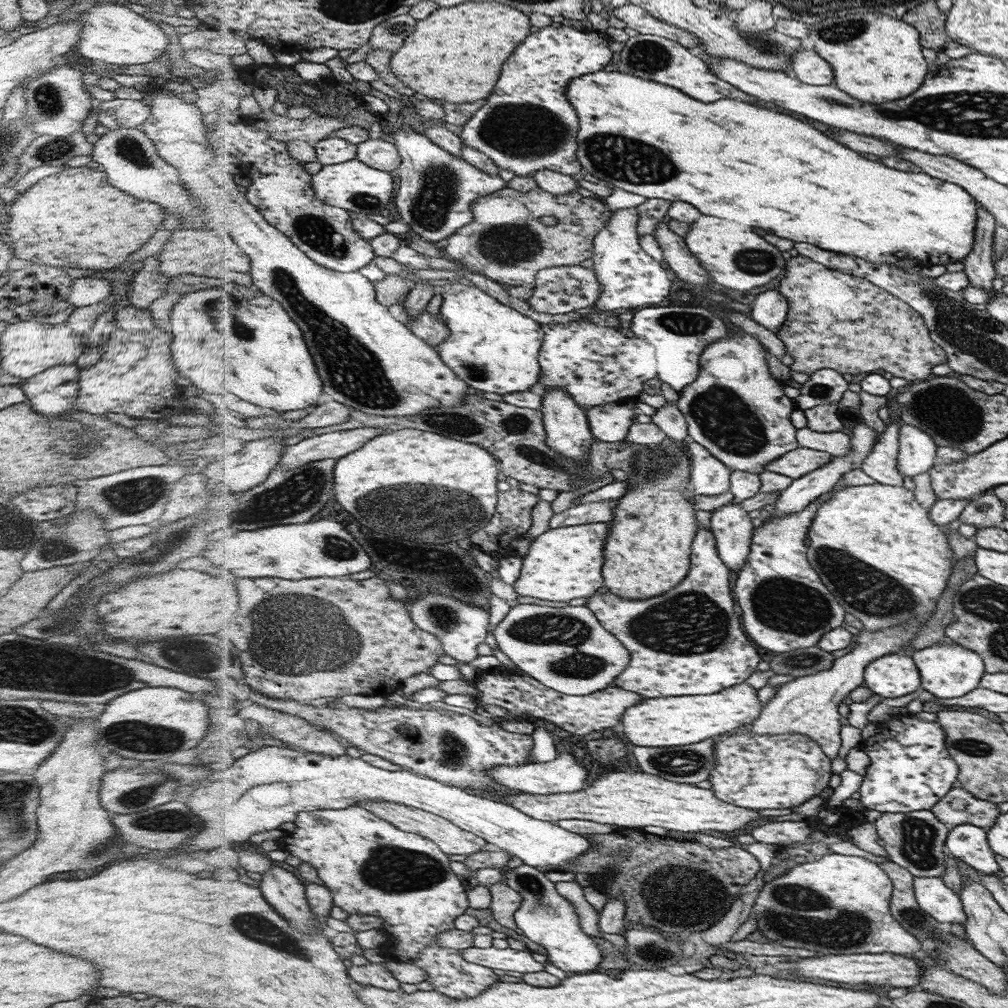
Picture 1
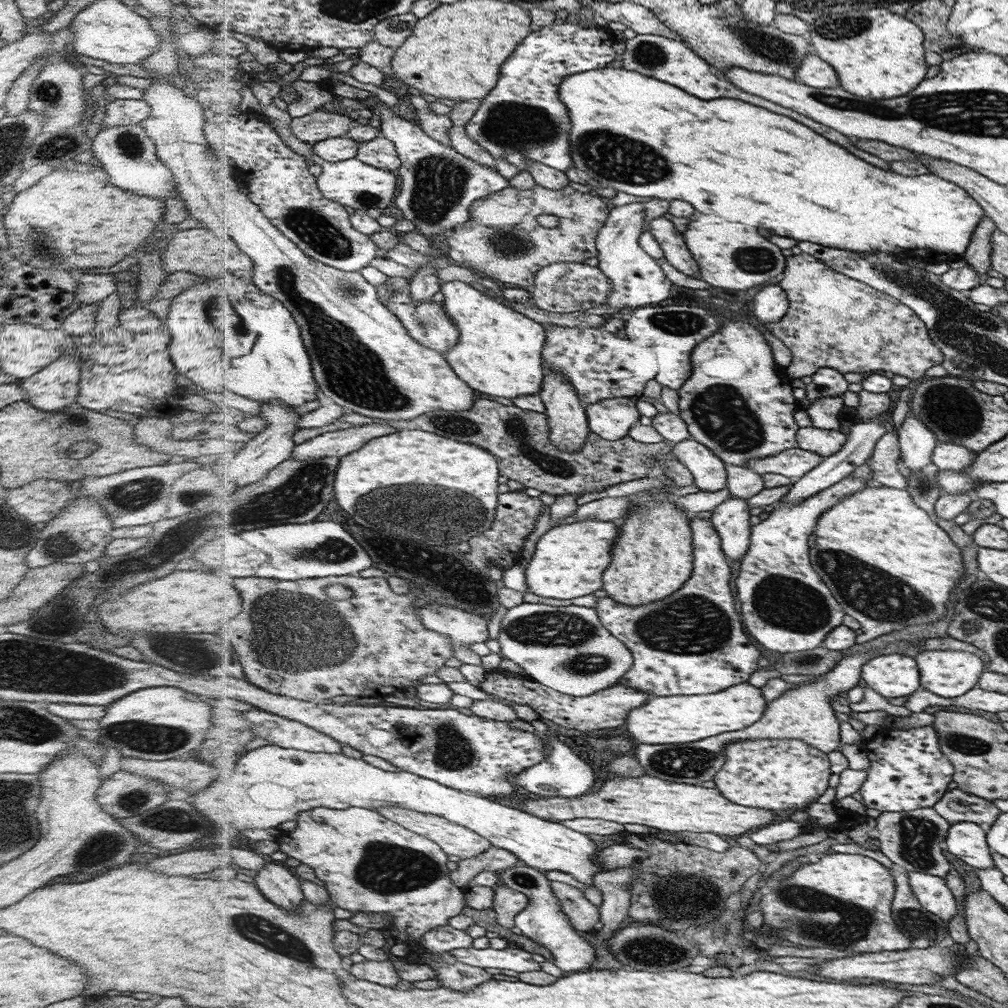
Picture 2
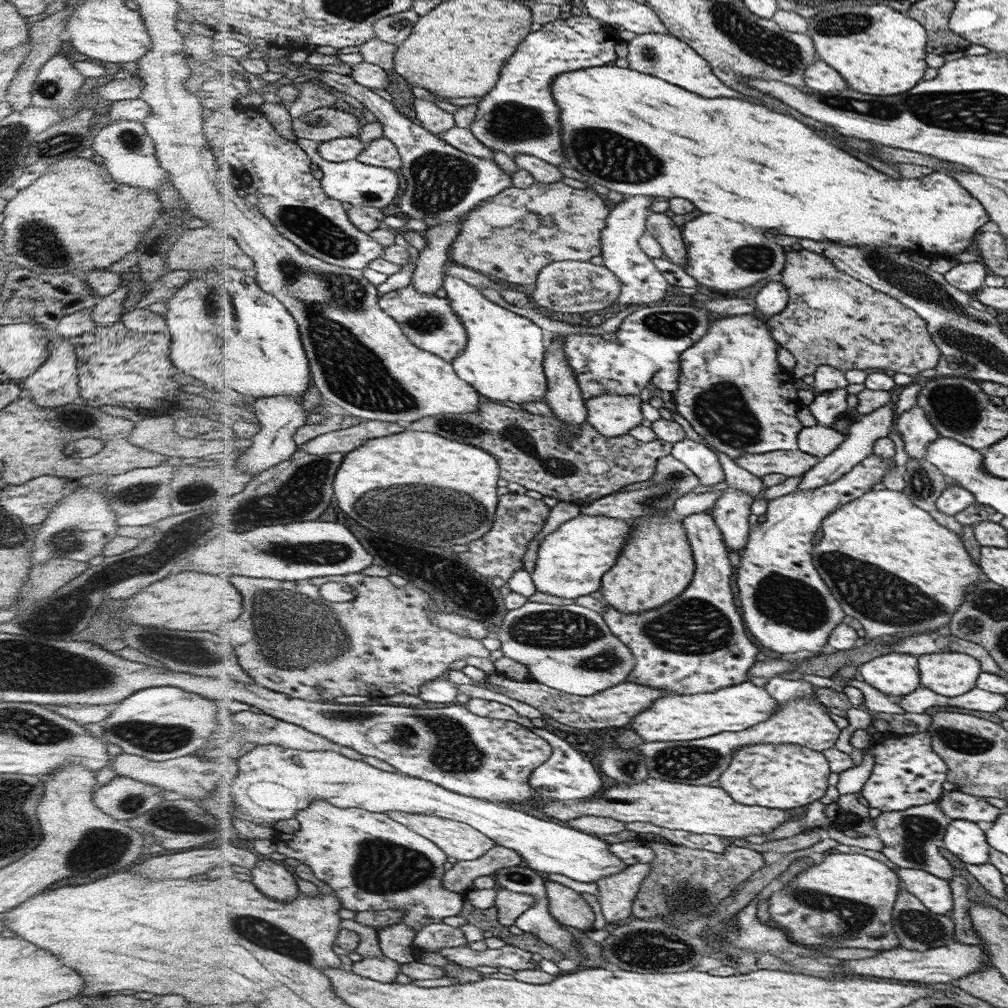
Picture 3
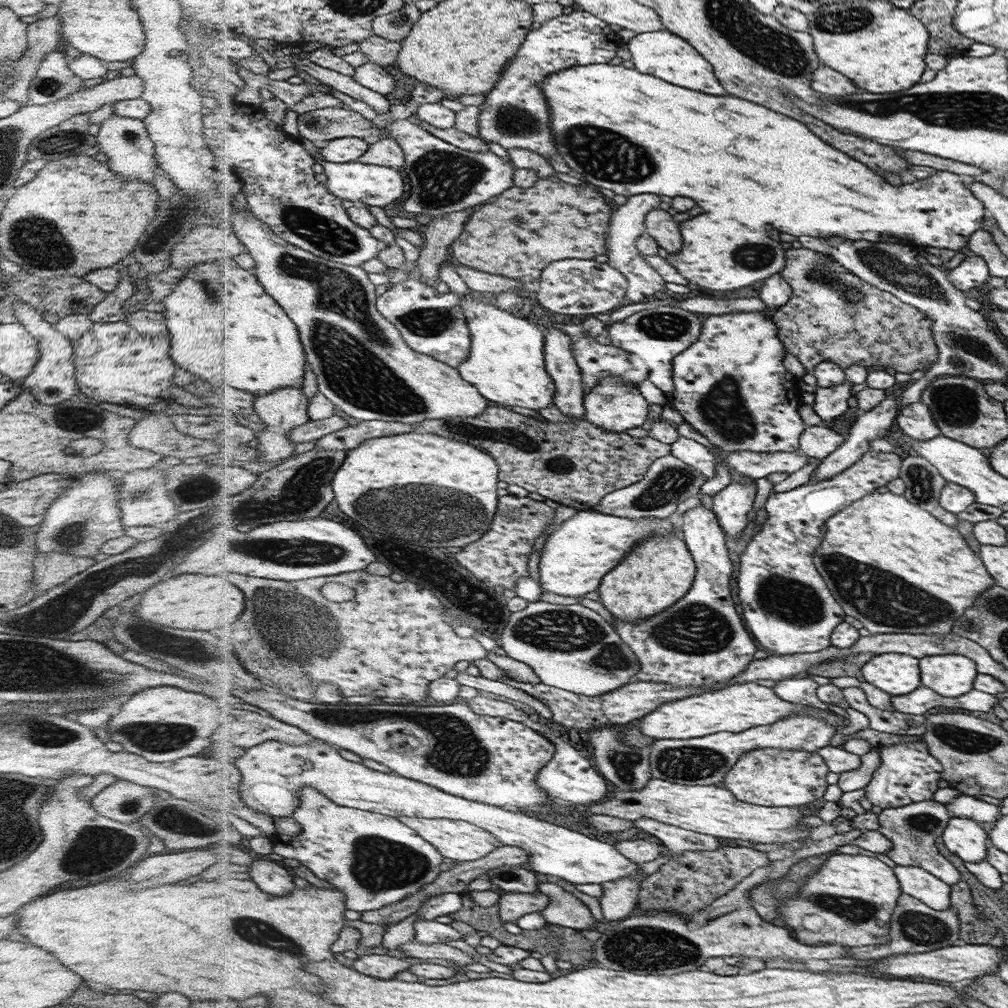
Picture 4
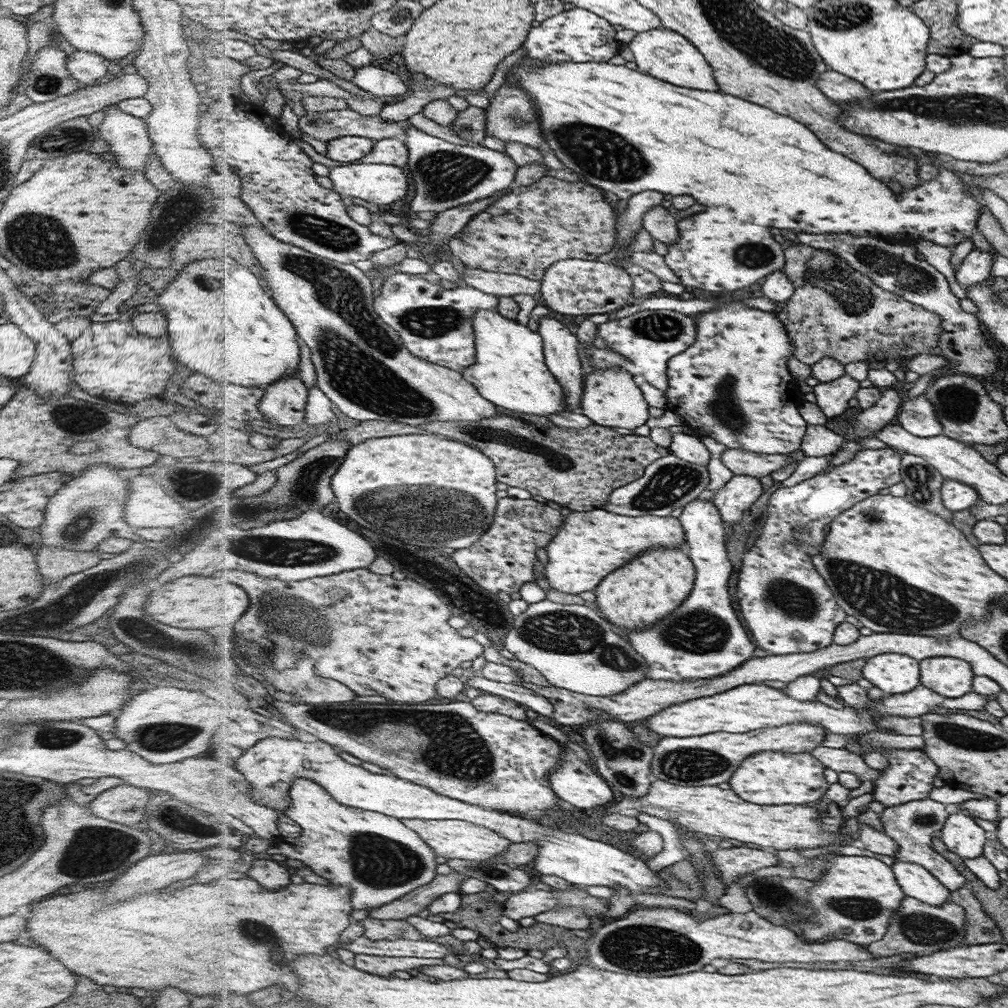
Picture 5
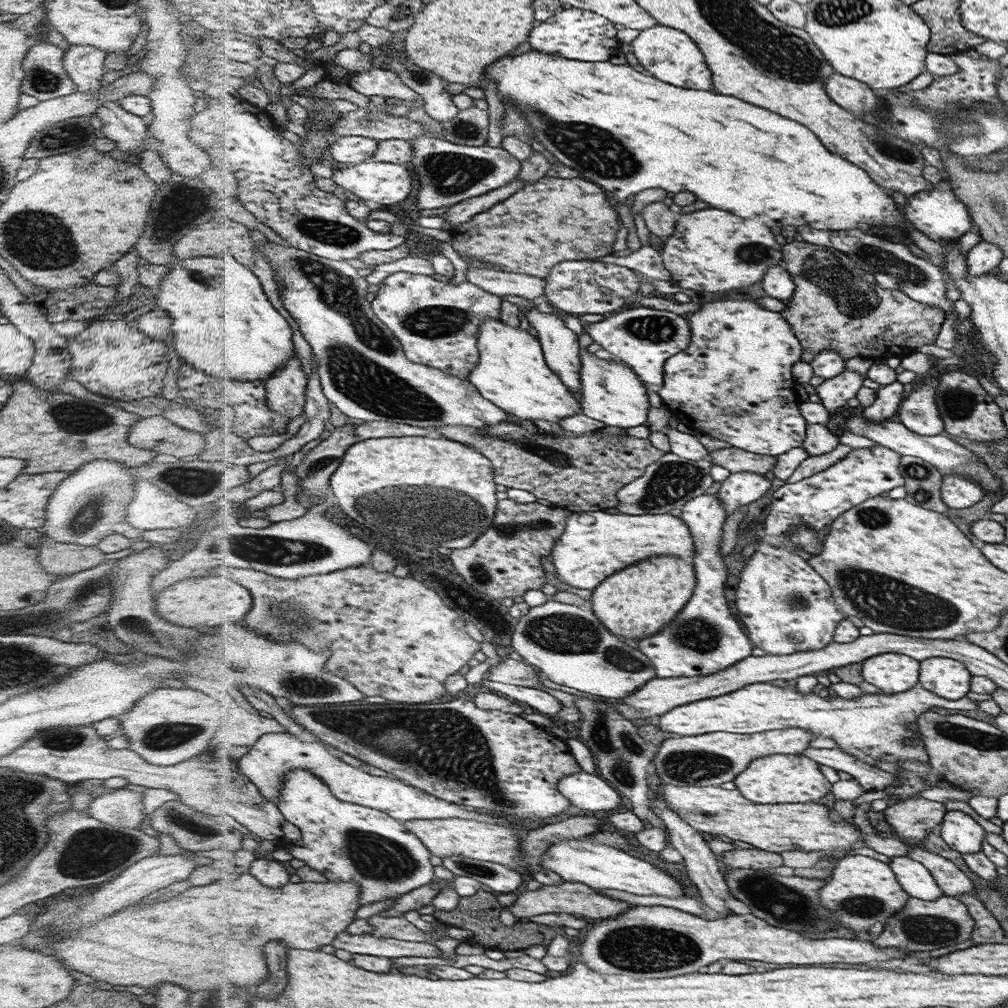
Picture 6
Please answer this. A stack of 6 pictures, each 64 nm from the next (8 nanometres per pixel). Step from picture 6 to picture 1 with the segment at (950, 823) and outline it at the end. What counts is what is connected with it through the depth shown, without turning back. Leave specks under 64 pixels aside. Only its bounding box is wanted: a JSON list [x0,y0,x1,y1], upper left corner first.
[945,824,1000,874]

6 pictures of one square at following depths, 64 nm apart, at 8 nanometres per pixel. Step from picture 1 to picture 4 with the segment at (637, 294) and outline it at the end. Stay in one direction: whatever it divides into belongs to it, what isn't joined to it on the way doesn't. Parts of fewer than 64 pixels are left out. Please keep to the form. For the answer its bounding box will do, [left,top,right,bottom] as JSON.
[607,194,666,302]

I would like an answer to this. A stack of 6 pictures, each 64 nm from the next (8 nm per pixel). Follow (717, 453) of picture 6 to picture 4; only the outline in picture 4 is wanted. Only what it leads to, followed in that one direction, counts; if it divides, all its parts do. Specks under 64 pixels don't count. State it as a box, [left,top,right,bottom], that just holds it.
[727,451,810,480]

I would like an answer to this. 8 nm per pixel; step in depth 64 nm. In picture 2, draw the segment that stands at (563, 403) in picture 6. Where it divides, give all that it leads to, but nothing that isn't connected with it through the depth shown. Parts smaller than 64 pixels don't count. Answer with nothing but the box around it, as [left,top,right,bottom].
[443,280,547,399]

